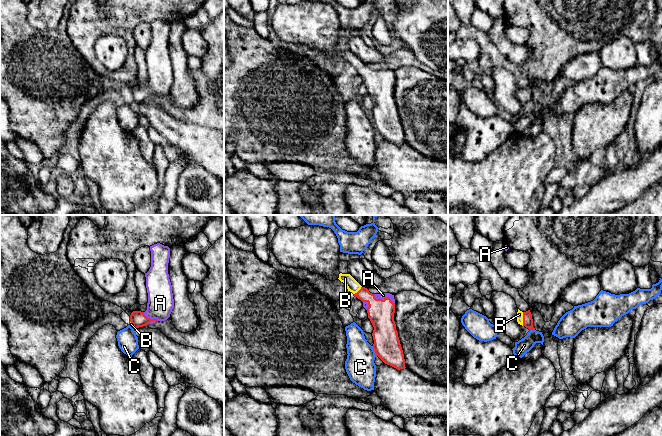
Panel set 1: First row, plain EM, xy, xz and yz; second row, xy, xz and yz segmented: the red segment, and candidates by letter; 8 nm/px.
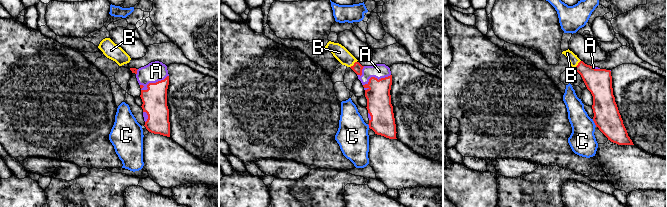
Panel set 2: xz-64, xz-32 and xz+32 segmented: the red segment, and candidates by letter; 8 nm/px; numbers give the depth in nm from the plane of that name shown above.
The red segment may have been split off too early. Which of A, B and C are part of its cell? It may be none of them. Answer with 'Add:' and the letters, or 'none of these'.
Add: A, B

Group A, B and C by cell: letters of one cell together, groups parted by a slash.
A B / C

